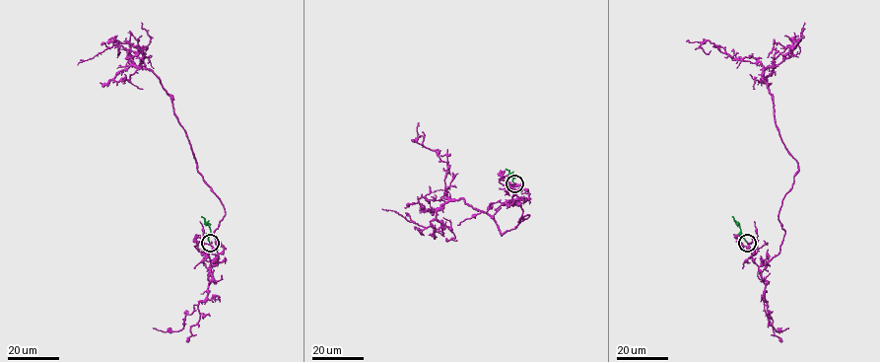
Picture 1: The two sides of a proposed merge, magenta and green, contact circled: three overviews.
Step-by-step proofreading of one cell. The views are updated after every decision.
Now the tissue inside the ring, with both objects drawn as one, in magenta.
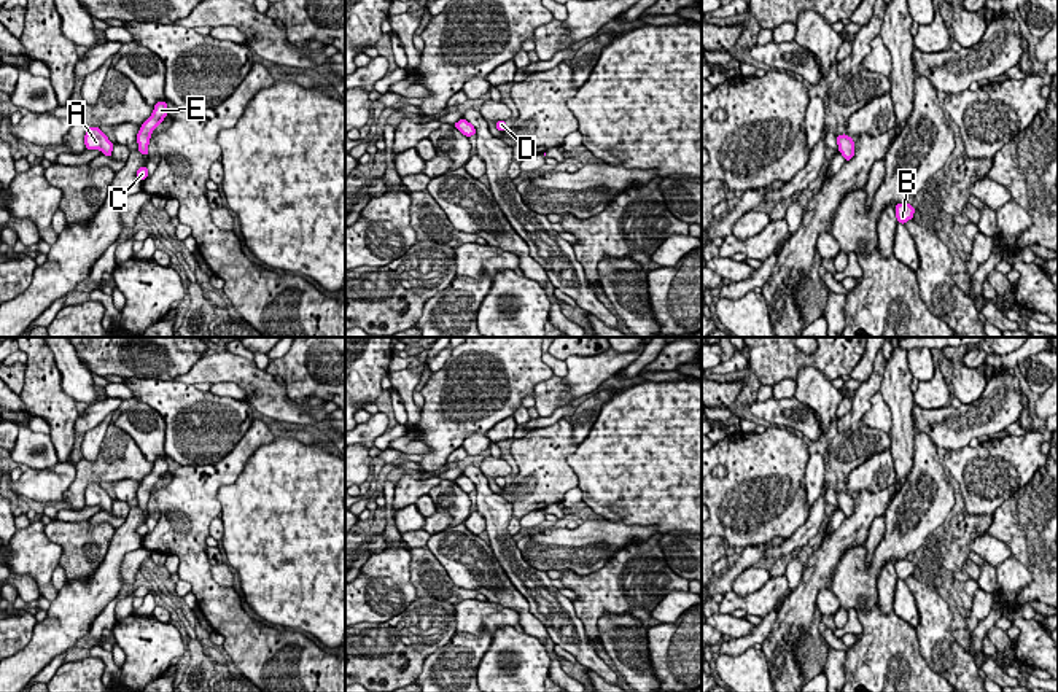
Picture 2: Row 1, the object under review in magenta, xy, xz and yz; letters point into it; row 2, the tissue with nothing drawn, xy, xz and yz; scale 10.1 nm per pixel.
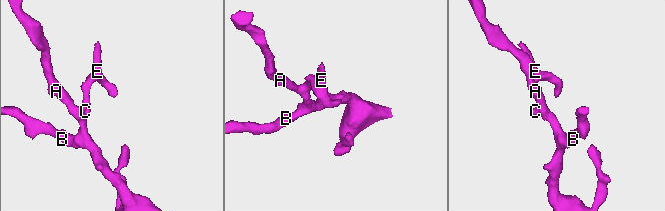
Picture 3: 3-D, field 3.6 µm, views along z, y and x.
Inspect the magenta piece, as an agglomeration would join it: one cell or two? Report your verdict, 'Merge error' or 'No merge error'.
No merge error

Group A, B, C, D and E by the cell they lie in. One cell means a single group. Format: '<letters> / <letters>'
A B C D E

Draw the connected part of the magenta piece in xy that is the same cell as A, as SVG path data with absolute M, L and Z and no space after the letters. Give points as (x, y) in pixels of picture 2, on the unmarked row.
M89 484L84 492L86 506L100 506L102 511L111 514L113 500L108 493L100 487L100 484Z

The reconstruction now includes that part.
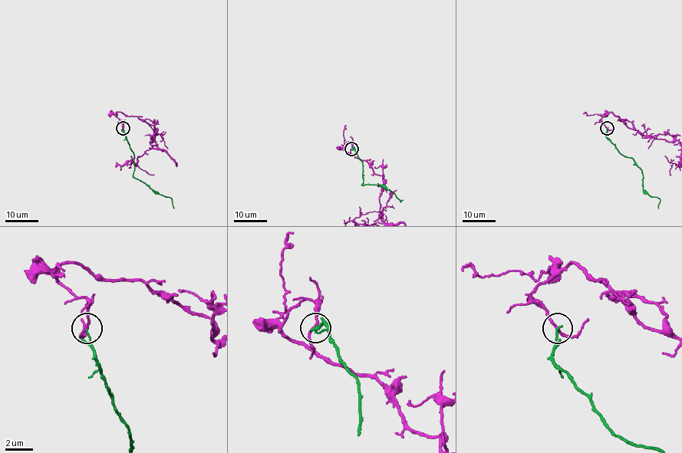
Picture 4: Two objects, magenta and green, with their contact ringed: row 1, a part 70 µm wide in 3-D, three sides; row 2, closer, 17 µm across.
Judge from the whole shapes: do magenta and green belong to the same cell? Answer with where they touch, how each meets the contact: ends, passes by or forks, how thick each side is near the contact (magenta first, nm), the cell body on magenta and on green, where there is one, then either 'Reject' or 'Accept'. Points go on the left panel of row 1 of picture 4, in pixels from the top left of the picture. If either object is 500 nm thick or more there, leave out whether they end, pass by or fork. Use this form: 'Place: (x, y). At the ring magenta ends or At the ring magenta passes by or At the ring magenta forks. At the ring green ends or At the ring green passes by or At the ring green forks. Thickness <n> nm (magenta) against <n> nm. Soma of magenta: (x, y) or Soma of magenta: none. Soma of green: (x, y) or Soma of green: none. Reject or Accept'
Place: (123, 128). At the ring magenta passes by. At the ring green ends. Thickness 180 nm (magenta) against 150 nm. Soma of magenta: none. Soma of green: none. Reject

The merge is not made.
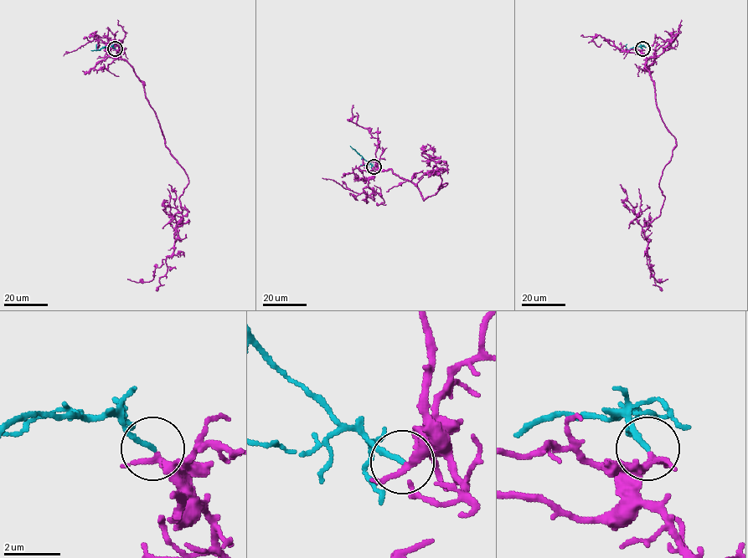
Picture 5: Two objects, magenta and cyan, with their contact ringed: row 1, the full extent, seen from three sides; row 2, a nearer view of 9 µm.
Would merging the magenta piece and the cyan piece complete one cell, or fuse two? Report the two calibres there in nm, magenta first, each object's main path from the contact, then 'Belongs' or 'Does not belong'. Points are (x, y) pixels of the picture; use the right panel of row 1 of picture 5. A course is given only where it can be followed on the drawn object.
Thickness 190 nm (magenta) against 160 nm. Course of magenta: (642, 48), (657, 107), (676, 143), (660, 180), (660, 215), (642, 228), (651, 273), (668, 278). Course of cyan: (642, 48), (634, 46), (621, 50). Belongs

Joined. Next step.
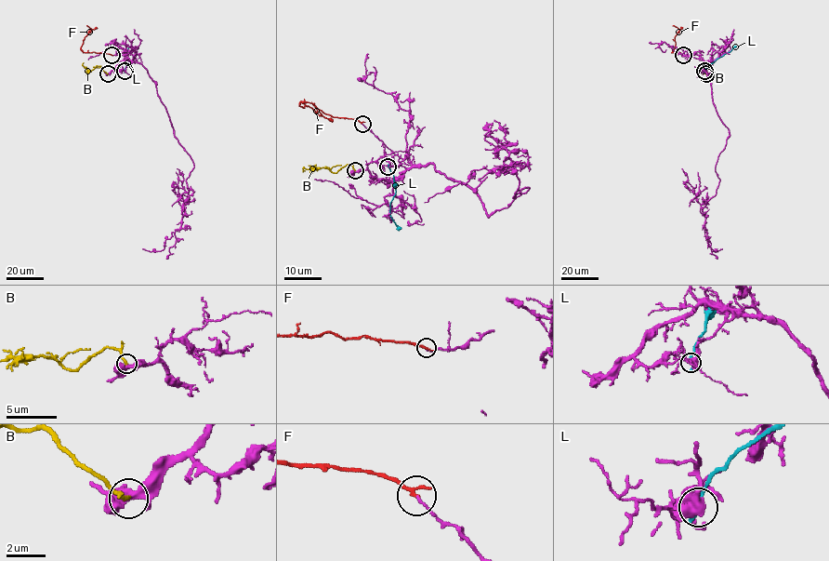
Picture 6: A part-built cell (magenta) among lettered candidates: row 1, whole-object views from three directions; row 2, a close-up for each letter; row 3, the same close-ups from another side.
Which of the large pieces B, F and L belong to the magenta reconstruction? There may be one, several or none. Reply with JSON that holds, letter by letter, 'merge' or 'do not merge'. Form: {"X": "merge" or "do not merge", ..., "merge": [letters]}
{"B": "merge", "F": "do not merge", "L": "do not merge", "merge": ["B"]}

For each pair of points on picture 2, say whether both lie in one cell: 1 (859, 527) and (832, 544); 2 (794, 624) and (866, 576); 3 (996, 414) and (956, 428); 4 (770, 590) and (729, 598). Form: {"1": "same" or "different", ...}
{"1": "same", "2": "different", "3": "same", "4": "same"}

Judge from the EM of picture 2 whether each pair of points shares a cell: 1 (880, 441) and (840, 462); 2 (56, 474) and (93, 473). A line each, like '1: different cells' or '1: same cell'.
1: same cell
2: different cells

